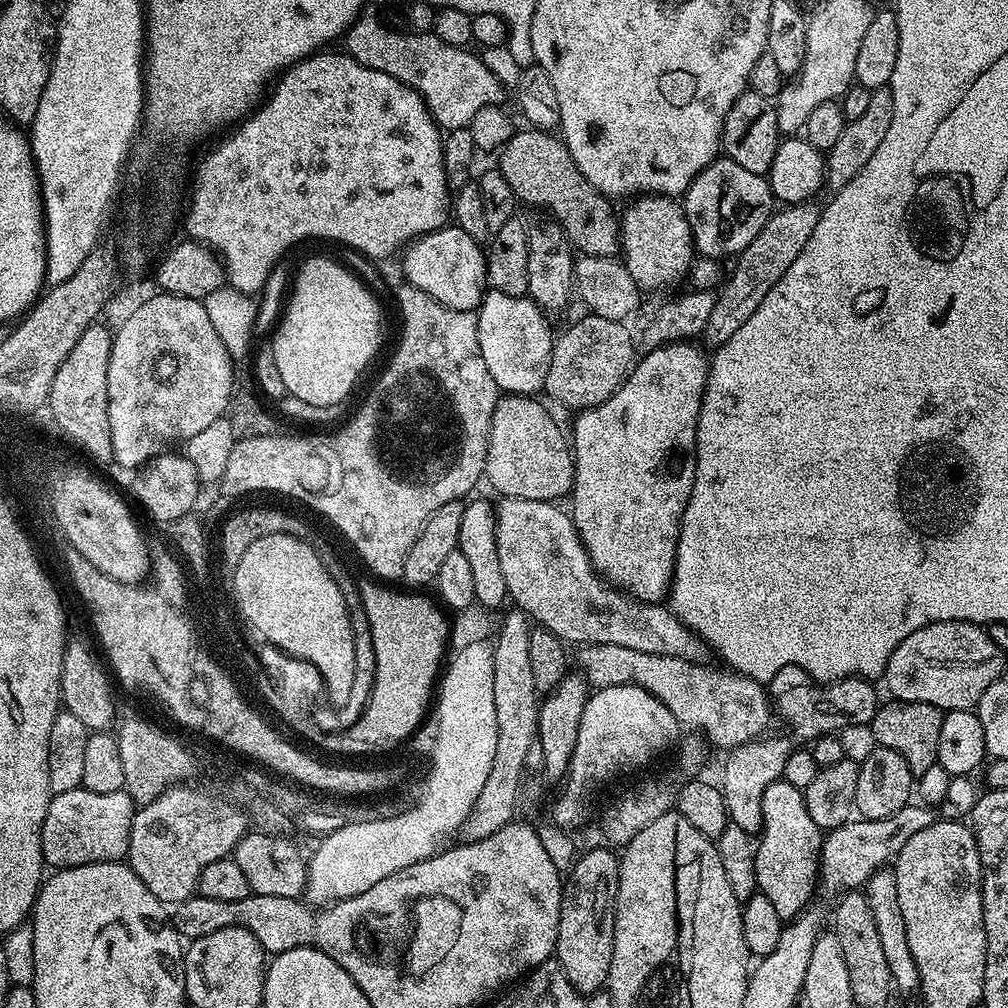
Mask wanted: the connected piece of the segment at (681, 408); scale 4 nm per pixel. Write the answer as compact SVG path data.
M677 342L645 351L645 356L641 360L639 357L624 377L618 391L598 406L577 411L572 432L570 428L570 447L576 466L570 493L572 521L593 568L613 588L619 588L637 600L663 601L676 565L680 515L686 510L692 493L696 427L710 363L709 357L700 353L701 345L697 344Z

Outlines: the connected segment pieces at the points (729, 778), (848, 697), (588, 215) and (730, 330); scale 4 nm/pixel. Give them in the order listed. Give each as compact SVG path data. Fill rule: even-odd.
M761 738L751 740L742 746L731 749L724 760L724 777L718 780L718 787L724 794L724 801L728 807L729 821L739 829L756 834L763 829L762 822L762 794L766 786L781 779L786 766L789 749L784 748L780 740Z
M849 676L847 680L804 683L808 684L796 684L774 700L778 716L788 723L789 730L800 739L800 742L811 742L819 736L839 733L847 724L871 725L878 707L871 679Z
M525 129L515 131L496 156L496 166L510 183L517 201L523 205L546 205L549 215L562 226L577 253L592 257L616 256L620 223L617 213L611 209L611 199L590 185L561 137L543 129Z
M812 202L789 204L773 211L758 236L735 257L736 269L729 276L727 273L726 279L719 285L714 310L710 310L710 319L706 321L702 333L703 343L708 343L709 349L721 348L723 344L730 342L730 337L741 326L746 326L746 318L750 318L750 314L754 314L754 310L762 306L762 298L770 294L778 278L786 274L790 262L798 258L810 234L814 234L814 226L818 226L820 208L814 205Z

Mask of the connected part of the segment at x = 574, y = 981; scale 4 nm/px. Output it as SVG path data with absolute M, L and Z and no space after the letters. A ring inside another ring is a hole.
M611 847L592 848L577 859L562 884L560 921L554 958L562 966L570 986L587 998L608 983L610 954L614 948L616 887L620 861Z

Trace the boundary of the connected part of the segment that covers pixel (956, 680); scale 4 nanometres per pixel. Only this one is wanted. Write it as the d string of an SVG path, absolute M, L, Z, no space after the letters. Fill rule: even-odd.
M947 620L946 622L934 622L930 626L922 626L922 630L914 630L910 638L902 638L890 654L890 658L884 667L882 683L888 687L888 696L894 700L906 702L926 702L930 706L938 706L941 710L953 708L975 709L980 703L980 696L988 689L990 682L994 682L1006 670L1006 654L994 642L990 642L990 634L987 627L971 624L970 622L958 622Z

